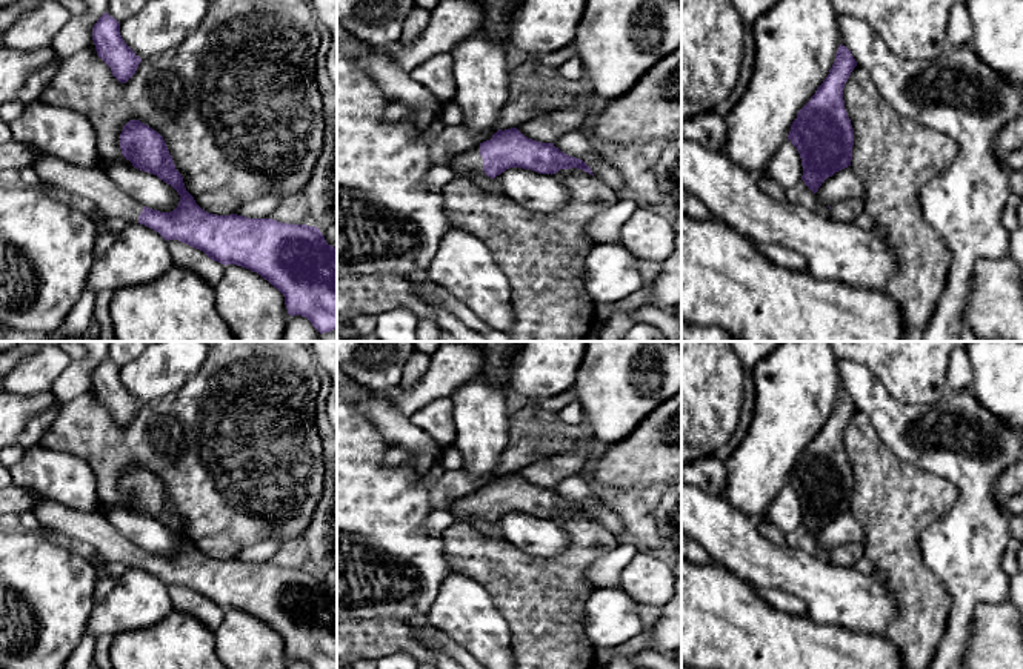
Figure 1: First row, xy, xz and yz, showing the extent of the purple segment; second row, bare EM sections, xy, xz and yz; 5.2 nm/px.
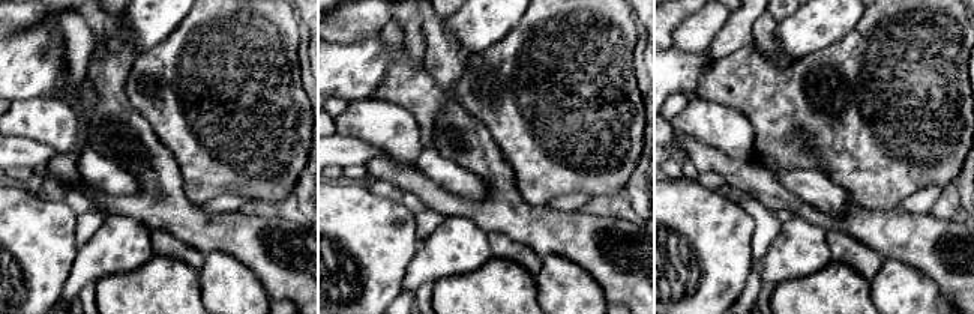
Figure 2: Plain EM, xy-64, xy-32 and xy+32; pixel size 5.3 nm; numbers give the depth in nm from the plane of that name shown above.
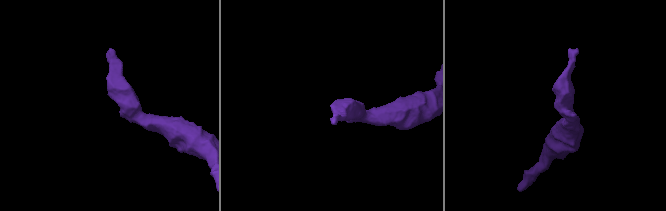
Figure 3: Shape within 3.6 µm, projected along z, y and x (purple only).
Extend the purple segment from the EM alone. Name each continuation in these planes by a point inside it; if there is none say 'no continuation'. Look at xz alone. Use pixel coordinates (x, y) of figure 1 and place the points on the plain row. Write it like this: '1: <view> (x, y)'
1: xz (469, 505)

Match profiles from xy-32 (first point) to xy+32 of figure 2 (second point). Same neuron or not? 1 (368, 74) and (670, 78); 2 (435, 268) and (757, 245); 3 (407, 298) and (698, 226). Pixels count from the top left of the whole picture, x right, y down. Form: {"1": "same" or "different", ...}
{"1": "same", "2": "different", "3": "different"}

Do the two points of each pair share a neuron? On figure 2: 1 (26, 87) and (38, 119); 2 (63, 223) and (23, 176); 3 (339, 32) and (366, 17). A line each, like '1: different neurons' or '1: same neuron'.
1: different neurons
2: different neurons
3: same neuron

